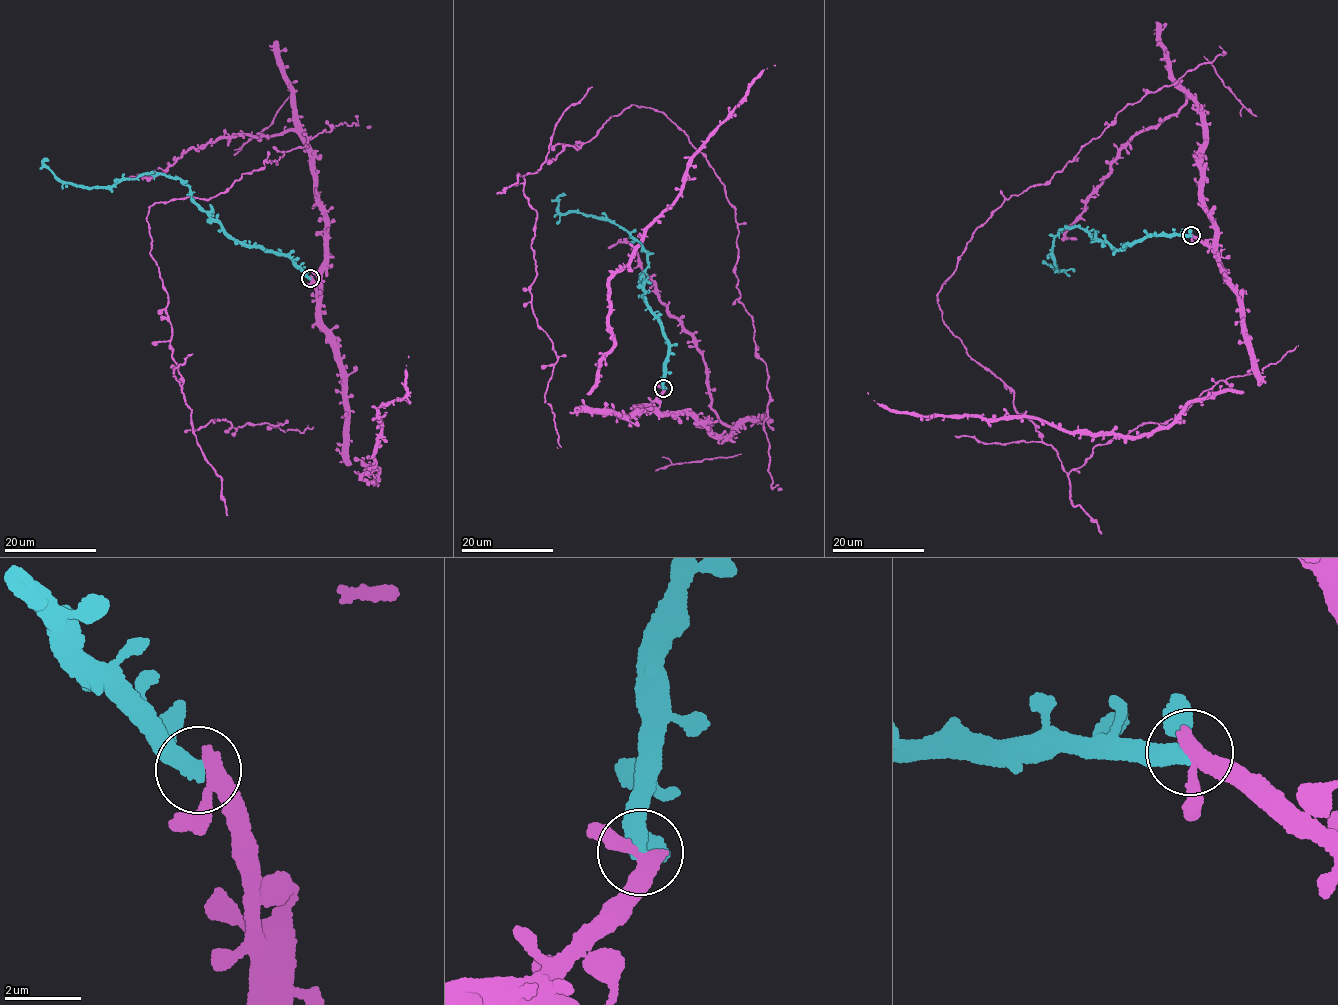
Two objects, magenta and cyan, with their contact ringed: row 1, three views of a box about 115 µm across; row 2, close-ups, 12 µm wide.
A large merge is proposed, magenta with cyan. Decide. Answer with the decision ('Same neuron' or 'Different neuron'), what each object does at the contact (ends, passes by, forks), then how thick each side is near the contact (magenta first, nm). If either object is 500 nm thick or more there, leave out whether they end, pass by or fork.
Same neuron. At the ring magenta passes by. At the ring cyan passes by. Thickness 320 nm (magenta) against 360 nm

